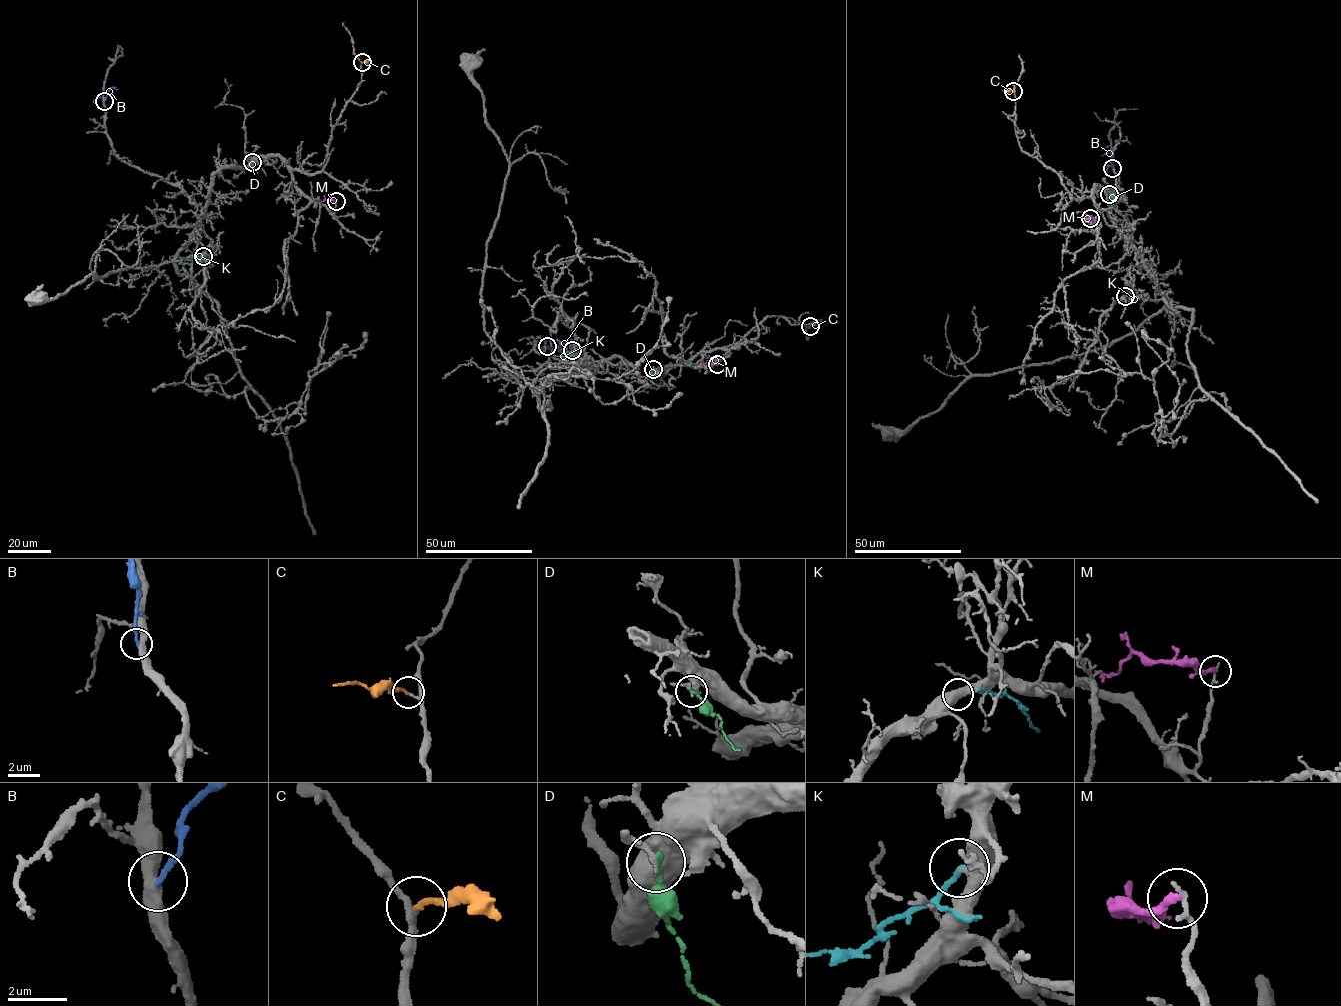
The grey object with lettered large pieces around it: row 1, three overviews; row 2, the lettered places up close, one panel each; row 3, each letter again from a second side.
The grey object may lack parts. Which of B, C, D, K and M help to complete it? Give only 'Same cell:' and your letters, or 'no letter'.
Same cell: C

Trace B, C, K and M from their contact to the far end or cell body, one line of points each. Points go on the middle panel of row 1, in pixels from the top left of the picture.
B: (547, 346), (558, 348), (566, 341)
C: (810, 326), (822, 319)
K: (572, 350), (562, 356), (553, 353)
M: (717, 364), (715, 360), (701, 366)

